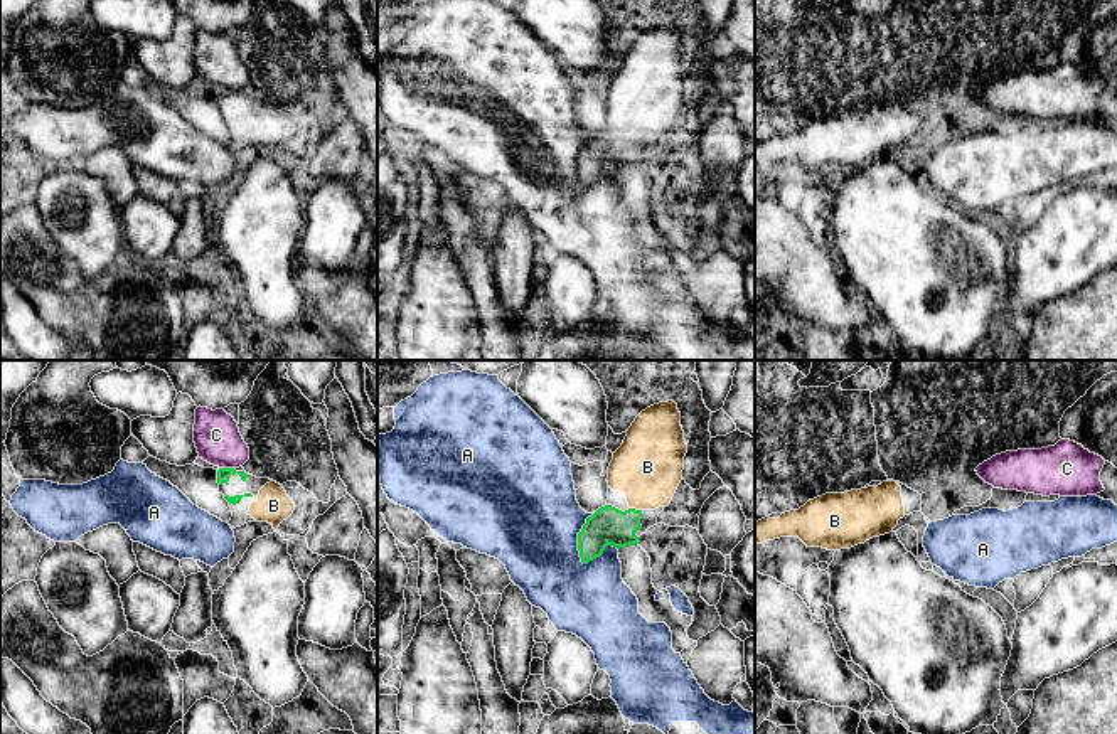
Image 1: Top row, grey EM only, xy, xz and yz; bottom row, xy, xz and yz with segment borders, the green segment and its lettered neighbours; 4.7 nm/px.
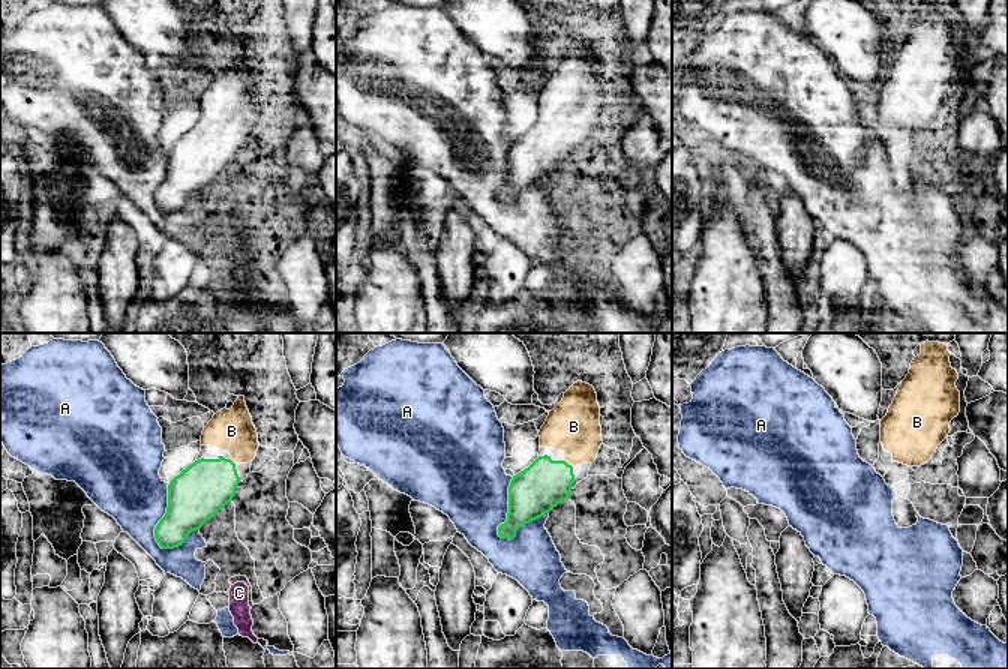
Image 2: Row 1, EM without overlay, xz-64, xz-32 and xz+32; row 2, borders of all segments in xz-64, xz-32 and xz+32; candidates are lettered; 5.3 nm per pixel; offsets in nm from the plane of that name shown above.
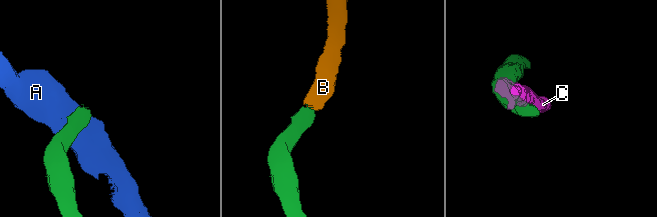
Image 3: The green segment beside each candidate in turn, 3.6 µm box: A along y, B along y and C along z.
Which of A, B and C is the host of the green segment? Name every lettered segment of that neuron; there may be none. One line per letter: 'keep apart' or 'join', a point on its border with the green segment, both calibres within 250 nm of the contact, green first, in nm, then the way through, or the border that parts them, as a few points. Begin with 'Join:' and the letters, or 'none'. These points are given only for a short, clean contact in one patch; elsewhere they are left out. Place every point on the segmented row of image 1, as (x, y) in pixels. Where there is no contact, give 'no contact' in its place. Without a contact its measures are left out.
Join: B
A: keep apart; meets green in xz at (578, 537); 190 nm thick on the green side, 480 nm on the other
B: join; meets green in xz at (634, 509); 190 nm thick on the green side, 320 nm on the other; runs through xz (609, 526), (619, 526), (634, 509), (647, 489), (647, 467)
C: keep apart; meets green in xy at (226, 468); 60 nm thick on the green side, 220 nm on the other; border along xy (219, 467), (233, 468)

